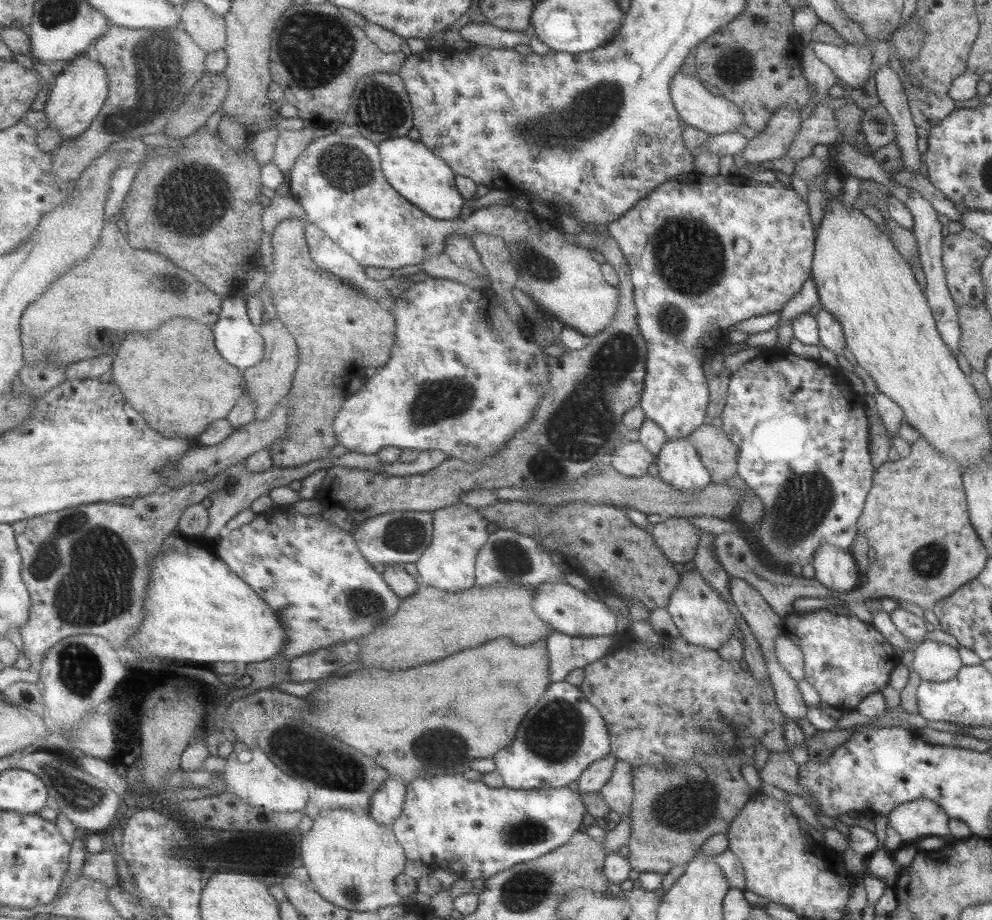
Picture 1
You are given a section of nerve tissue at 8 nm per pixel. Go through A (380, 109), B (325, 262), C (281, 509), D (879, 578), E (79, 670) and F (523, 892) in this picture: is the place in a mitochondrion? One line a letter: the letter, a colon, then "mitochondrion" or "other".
A: mitochondrion
B: other
C: other
D: other
E: mitochondrion
F: mitochondrion

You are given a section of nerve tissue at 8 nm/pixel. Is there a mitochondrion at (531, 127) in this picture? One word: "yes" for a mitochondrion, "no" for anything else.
yes

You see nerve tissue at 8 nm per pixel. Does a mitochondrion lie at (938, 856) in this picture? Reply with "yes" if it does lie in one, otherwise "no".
no

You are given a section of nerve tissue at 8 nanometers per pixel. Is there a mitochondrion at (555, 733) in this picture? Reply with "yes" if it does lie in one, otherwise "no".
yes

